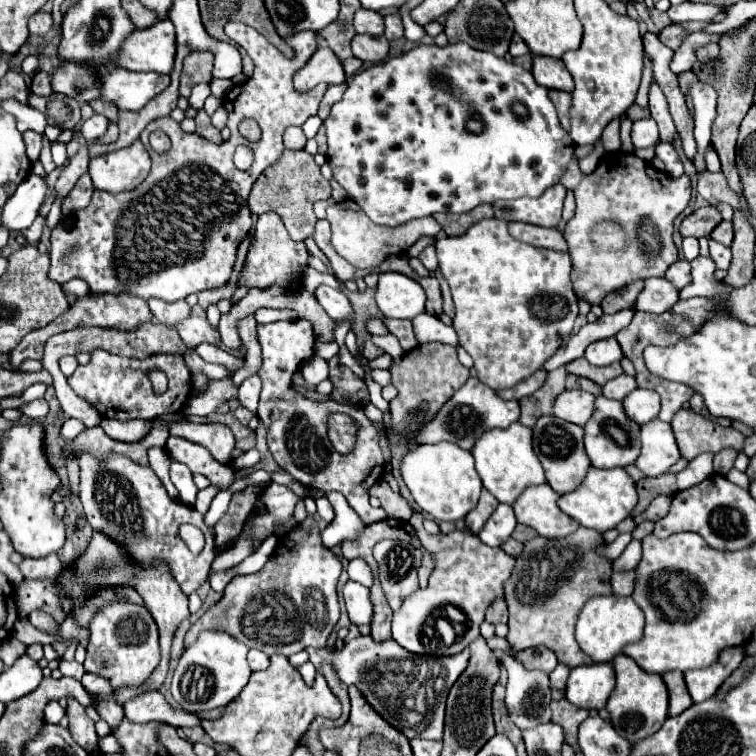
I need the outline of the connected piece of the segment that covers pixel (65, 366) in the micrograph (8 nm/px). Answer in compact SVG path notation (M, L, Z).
M68 355L59 360L59 367L66 377L71 376L77 369L78 365L79 363L75 356Z

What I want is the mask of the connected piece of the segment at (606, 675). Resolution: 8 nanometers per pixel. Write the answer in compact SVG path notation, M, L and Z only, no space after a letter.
M609 662L571 668L567 680L567 700L585 710L601 710L615 686L615 674Z

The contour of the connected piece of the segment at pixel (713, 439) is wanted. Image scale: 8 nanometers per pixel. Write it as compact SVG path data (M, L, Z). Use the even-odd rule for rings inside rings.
M681 408L673 420L671 428L681 452L681 458L693 460L695 456L703 452L717 454L723 448L735 448L741 450L745 436L733 428L721 428L719 424L711 422L709 418L703 418L695 414L693 410Z

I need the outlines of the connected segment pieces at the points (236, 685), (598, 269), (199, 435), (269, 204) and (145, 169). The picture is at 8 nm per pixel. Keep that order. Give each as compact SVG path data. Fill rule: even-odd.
M203 630L191 646L183 648L179 664L175 668L175 674L171 680L171 694L173 694L175 702L183 710L189 710L189 712L203 712L203 710L227 706L233 698L239 696L243 686L249 682L251 670L247 666L247 652L249 652L249 648L243 642L231 638L229 634L219 632L219 630ZM191 666L203 666L201 676L195 674L191 684L181 686L181 690L179 690L179 684Z
M617 150L607 152L591 174L583 174L579 170L579 160L575 158L575 162L563 172L561 184L567 190L573 190L577 200L575 216L565 228L565 240L573 258L571 282L579 298L585 298L589 304L601 304L609 292L619 290L633 280L665 276L667 268L679 258L673 244L673 220L691 200L691 184L685 174L673 178L633 152ZM601 220L613 220L625 228L627 246L623 250L595 250L589 234Z
M183 418L181 422L171 424L171 434L197 442L205 446L215 460L231 464L229 456L235 448L235 438L225 424L191 424Z
M285 150L283 158L275 162L275 166L269 166L253 184L253 190L249 194L249 210L253 214L263 212L277 212L293 240L305 240L313 234L313 226L317 222L313 214L313 202L325 200L331 196L329 182L321 176L319 166L315 164L313 156L305 150Z
M135 140L131 146L103 154L89 162L89 176L95 188L117 194L125 190L133 190L151 170L151 158L141 144Z

